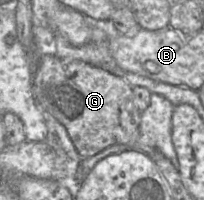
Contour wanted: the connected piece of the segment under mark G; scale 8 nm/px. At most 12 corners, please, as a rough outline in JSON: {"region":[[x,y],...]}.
{"region":[[45,55],[33,96],[81,158],[134,148],[133,87]]}

